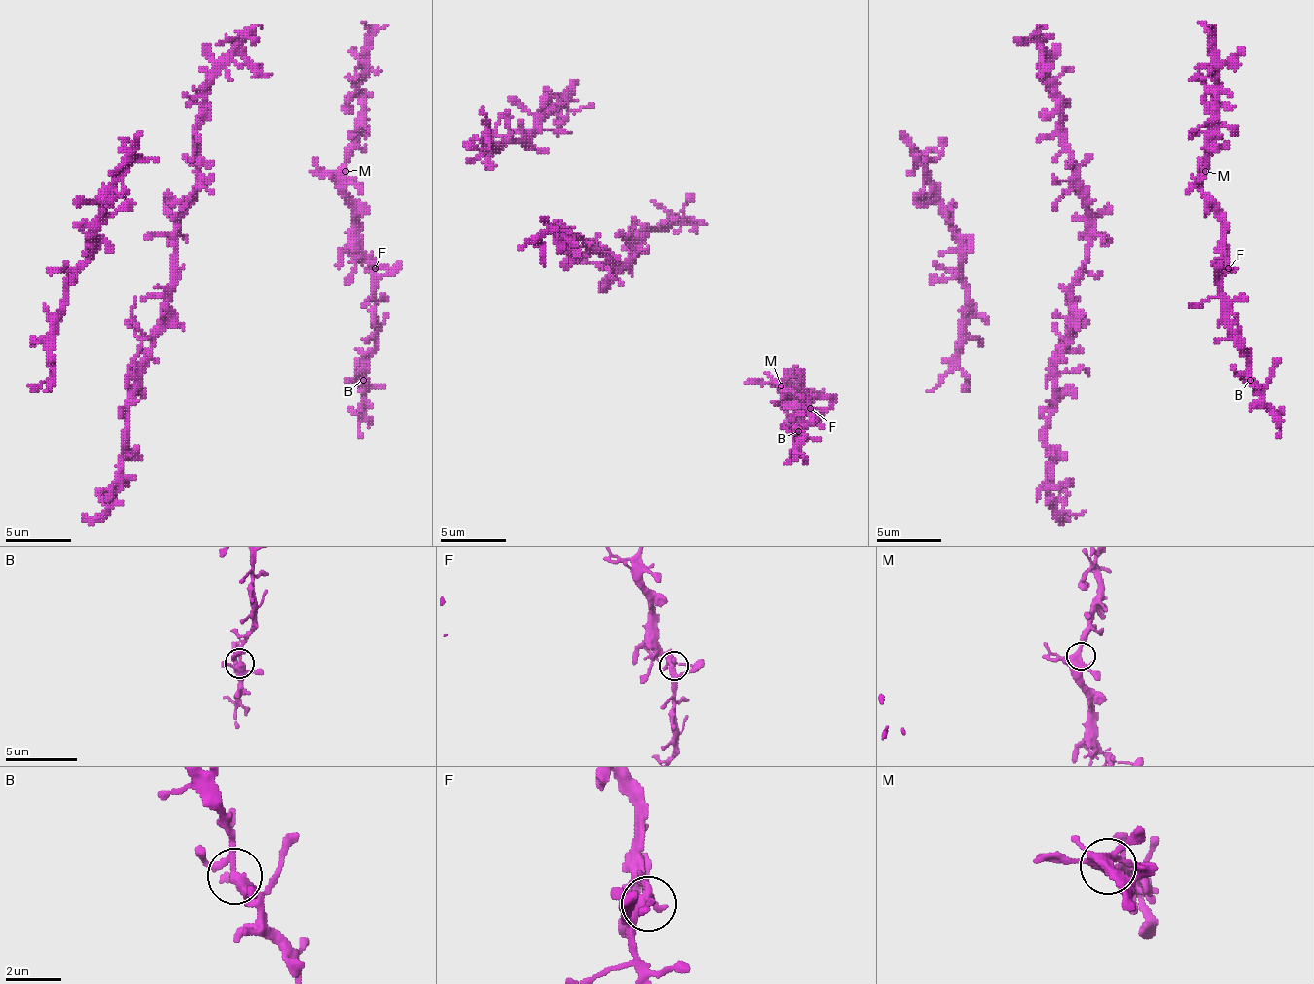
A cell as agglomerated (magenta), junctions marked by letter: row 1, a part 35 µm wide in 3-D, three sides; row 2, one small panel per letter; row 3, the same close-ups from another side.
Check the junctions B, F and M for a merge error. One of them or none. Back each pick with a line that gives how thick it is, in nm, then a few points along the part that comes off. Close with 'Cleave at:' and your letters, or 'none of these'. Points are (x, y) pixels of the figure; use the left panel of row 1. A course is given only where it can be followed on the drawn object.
Cleave at: none of these

